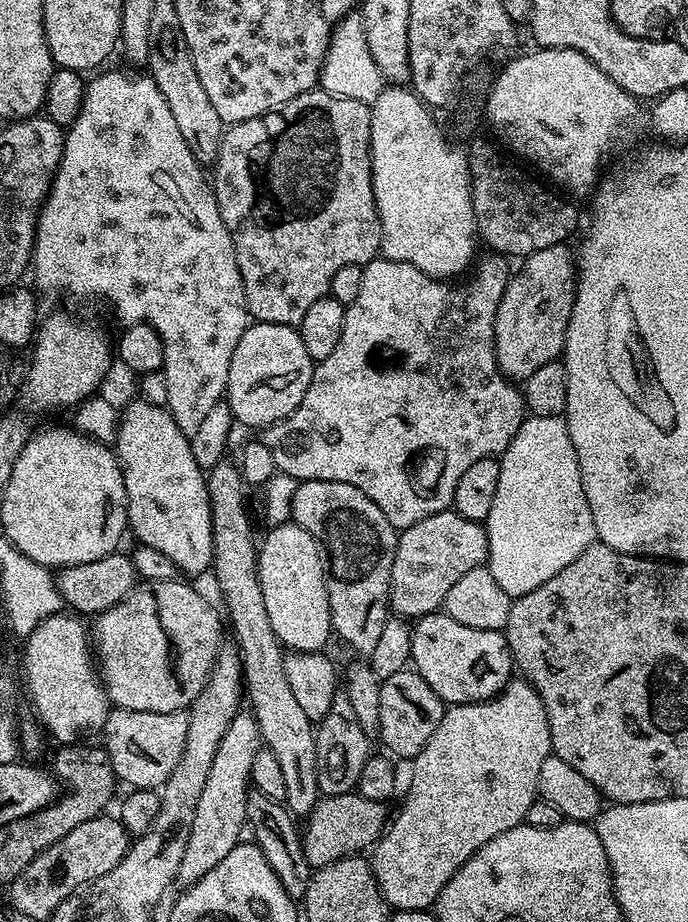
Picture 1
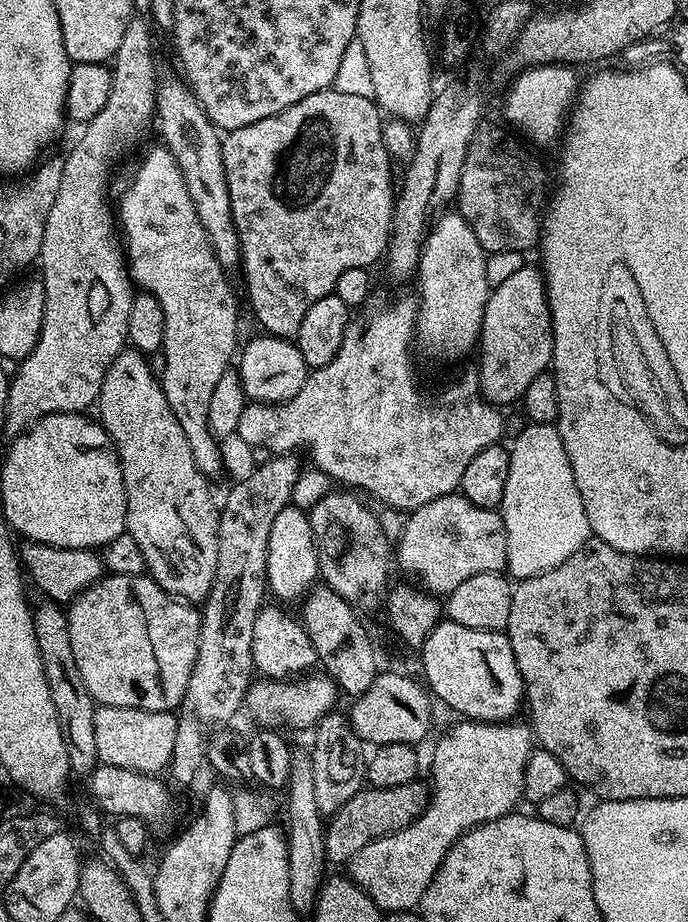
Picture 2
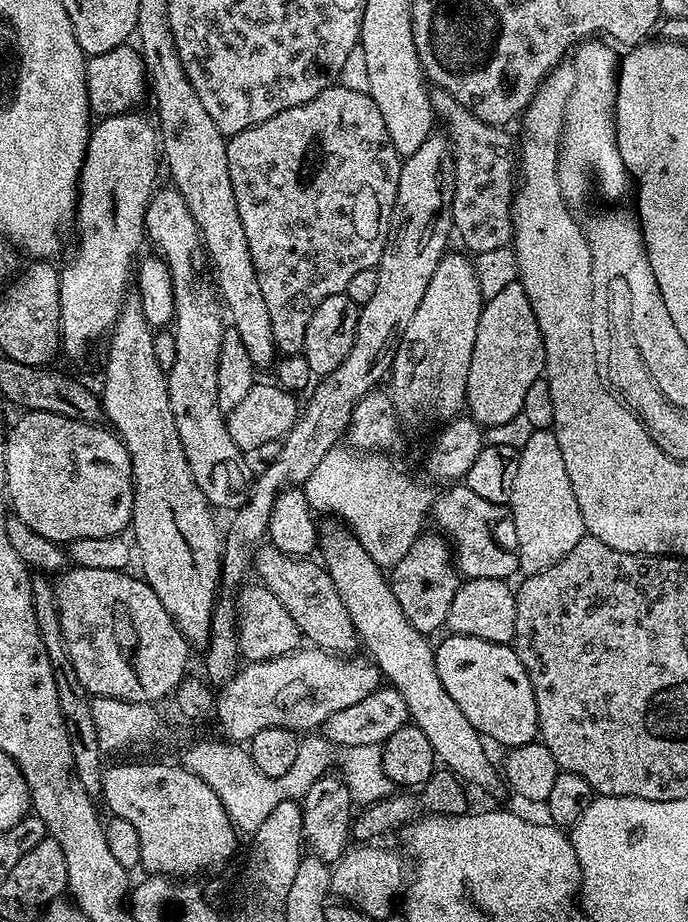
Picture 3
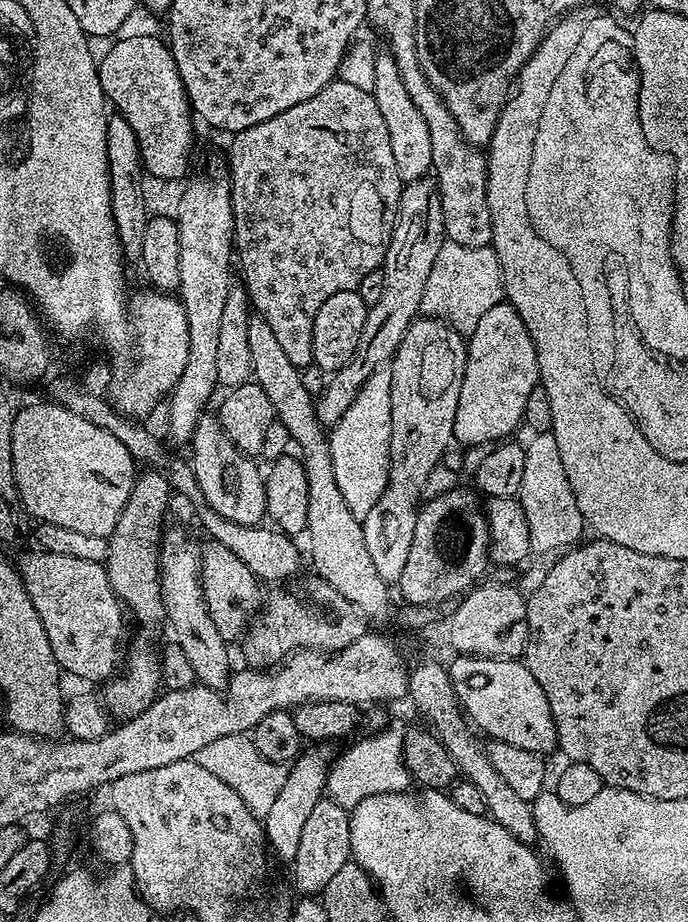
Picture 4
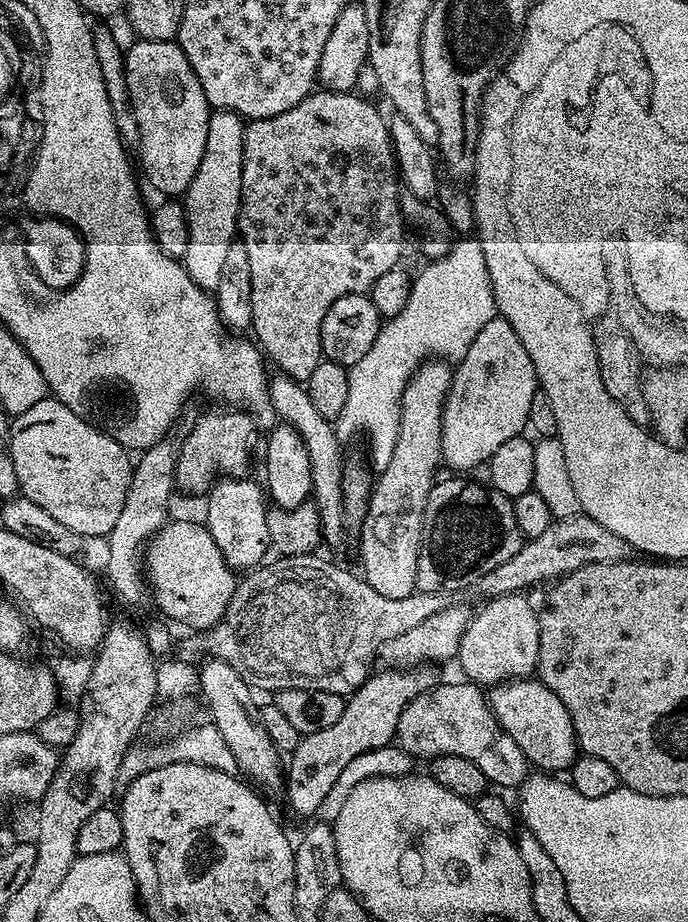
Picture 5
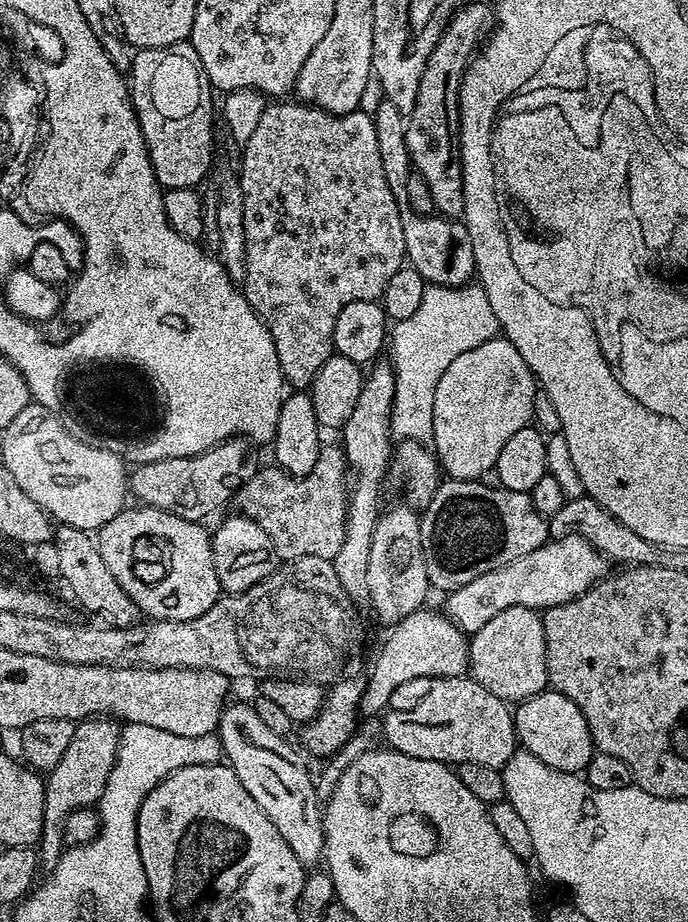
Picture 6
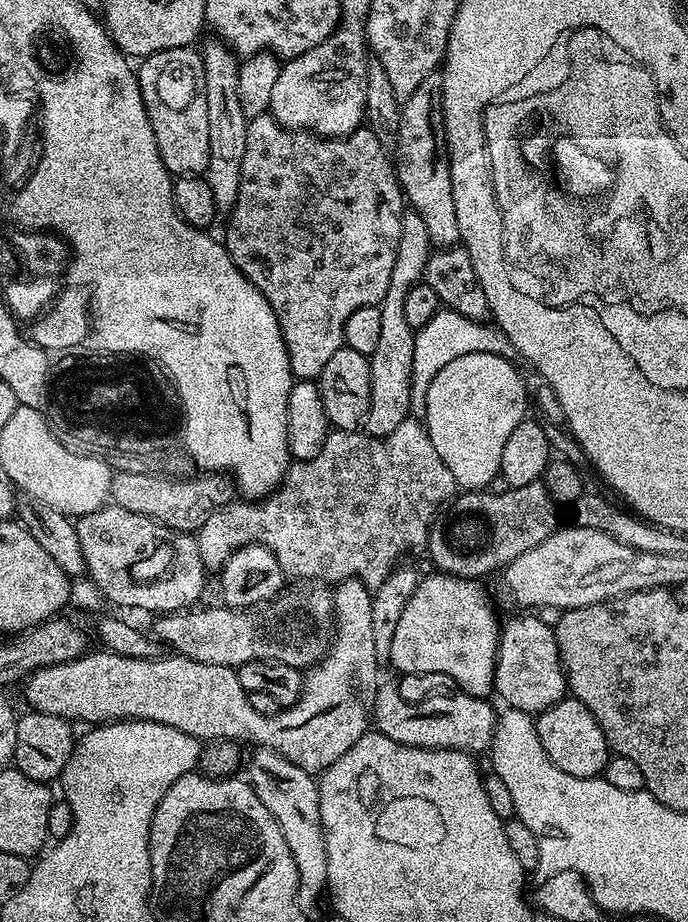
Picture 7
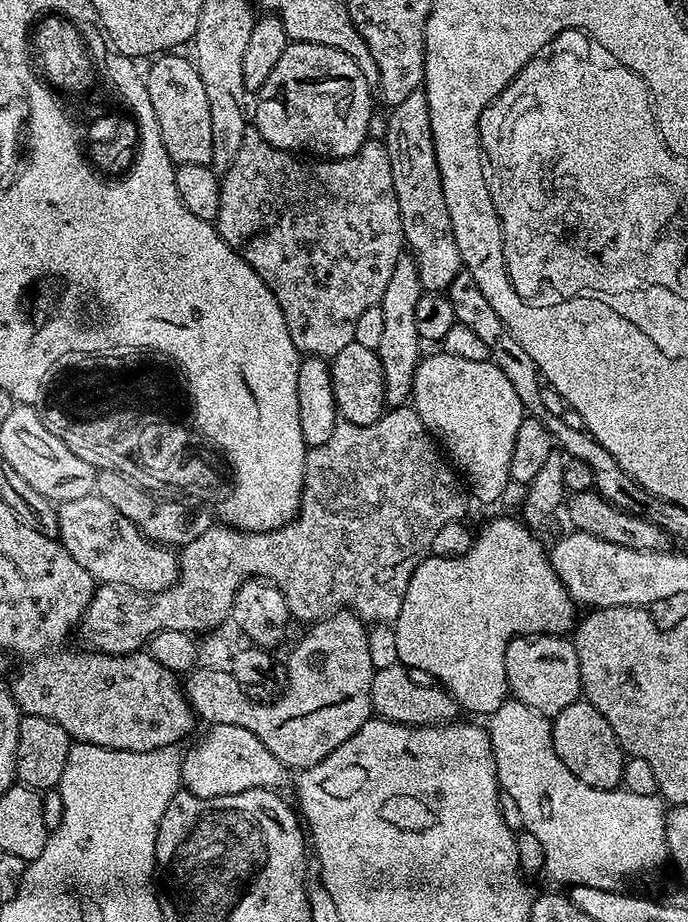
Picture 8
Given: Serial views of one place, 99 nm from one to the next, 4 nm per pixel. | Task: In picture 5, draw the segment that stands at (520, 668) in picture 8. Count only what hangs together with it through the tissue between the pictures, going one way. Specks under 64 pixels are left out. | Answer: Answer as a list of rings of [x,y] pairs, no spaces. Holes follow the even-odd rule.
[[[527,595],[494,596],[483,601],[484,604],[469,620],[462,634],[458,665],[467,679],[477,686],[495,686],[506,680],[523,680],[536,672],[538,646],[540,645],[540,618],[537,609],[527,600]]]

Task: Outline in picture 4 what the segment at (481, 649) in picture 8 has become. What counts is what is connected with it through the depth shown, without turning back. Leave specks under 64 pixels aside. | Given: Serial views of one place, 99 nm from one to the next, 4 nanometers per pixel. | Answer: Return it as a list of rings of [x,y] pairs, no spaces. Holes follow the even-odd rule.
[[[308,746],[292,760],[288,768],[286,782],[282,782],[282,790],[278,790],[278,798],[274,798],[274,806],[270,806],[270,814],[262,817],[266,842],[276,856],[284,862],[290,862],[298,854],[298,842],[302,839],[302,829],[309,814],[318,806],[318,802],[325,799],[326,789],[329,787],[328,773],[330,771],[330,761],[333,759],[334,752],[328,746]]]

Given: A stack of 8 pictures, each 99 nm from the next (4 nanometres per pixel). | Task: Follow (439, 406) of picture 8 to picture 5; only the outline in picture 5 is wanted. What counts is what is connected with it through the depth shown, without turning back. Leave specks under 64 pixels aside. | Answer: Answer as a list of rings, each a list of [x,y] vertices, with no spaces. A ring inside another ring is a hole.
[[[498,314],[470,342],[470,350],[455,365],[452,385],[442,414],[442,450],[445,465],[468,474],[471,468],[487,465],[488,460],[509,438],[528,428],[530,402],[538,390],[534,362],[526,354],[514,326]]]

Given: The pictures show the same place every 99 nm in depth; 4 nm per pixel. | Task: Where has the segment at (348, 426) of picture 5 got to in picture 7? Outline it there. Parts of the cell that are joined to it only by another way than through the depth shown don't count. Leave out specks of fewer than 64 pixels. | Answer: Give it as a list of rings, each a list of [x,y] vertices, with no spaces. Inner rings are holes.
[[[441,307],[440,311],[426,322],[426,326],[415,329],[414,362],[412,363],[412,412],[423,413],[424,389],[430,386],[432,376],[454,362],[454,358],[462,358],[462,354],[498,354],[505,355],[510,345],[506,334],[484,320],[471,320],[455,313],[450,308]]]

